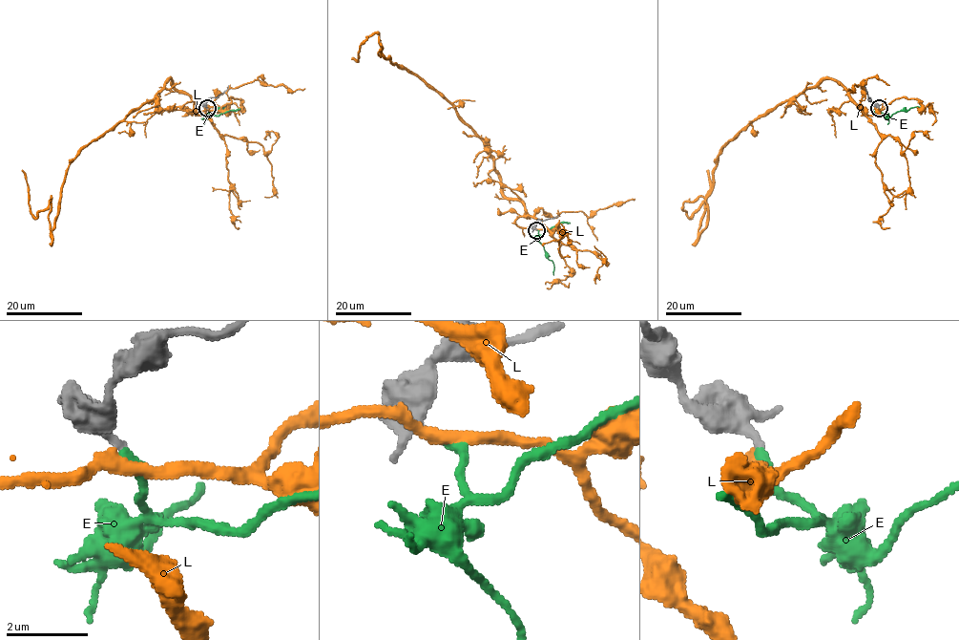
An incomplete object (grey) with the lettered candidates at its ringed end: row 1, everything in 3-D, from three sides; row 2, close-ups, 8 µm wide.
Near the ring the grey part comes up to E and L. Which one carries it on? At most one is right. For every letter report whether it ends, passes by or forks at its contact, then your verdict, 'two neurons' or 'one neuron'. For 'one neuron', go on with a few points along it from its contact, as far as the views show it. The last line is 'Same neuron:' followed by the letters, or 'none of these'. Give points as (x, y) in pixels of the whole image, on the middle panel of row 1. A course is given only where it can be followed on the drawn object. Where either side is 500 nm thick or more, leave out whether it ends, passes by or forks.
E: it ends | one neuron | via (536, 230), (545, 256), (553, 265), (552, 275)
L: it passes by | two neurons
Same neuron: E

